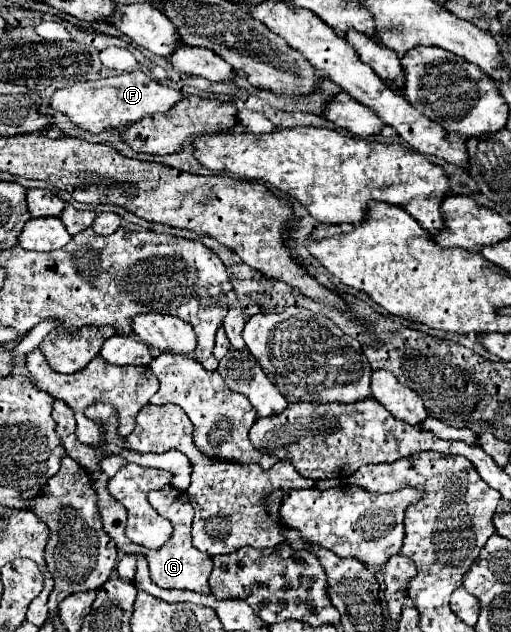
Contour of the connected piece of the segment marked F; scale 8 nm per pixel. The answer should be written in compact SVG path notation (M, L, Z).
M131 71L131 73L123 73L123 75L99 79L99 81L77 83L67 89L57 89L51 95L49 105L55 111L61 111L63 115L67 115L69 121L73 123L73 127L81 127L91 133L99 133L99 131L107 131L107 129L121 131L127 125L137 123L147 115L163 113L169 107L173 107L173 103L177 103L179 97L181 95L175 89L165 87L157 81L151 81L149 75L145 75L143 71Z

